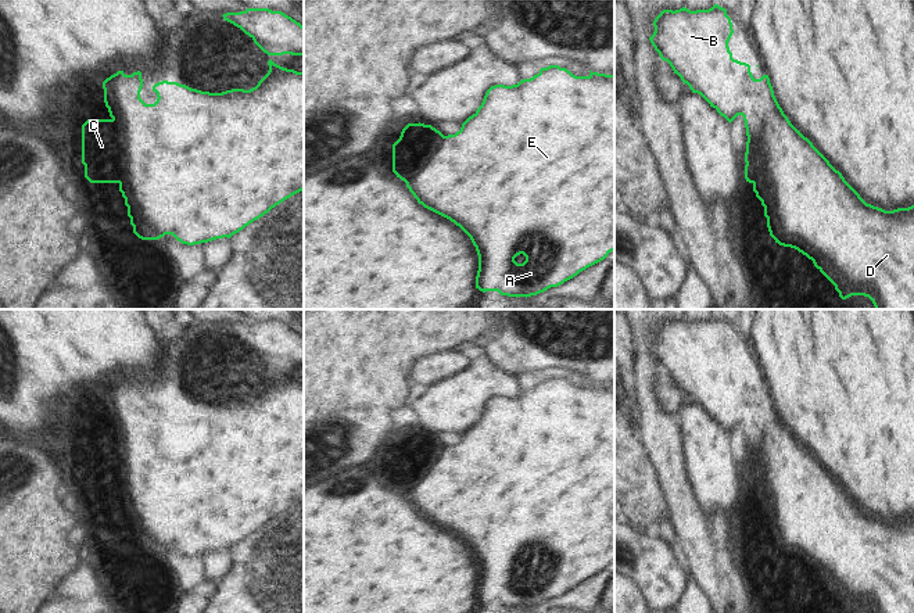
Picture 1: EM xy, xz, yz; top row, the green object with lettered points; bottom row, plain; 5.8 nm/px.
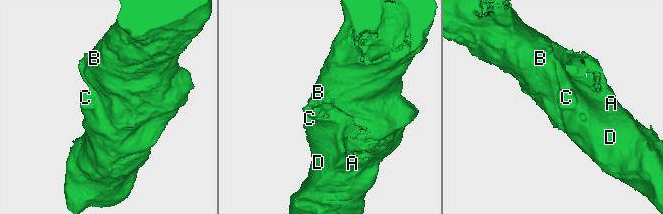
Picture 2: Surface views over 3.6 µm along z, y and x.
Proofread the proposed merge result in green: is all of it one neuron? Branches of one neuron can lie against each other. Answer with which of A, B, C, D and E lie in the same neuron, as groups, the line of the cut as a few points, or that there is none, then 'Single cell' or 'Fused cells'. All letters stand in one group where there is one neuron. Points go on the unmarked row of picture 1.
Groups: A B C D E. No split. Single cell.

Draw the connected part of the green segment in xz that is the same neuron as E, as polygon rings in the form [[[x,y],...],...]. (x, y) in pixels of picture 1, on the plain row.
[[[549,376],[517,395],[491,397],[481,416],[455,445],[444,447],[431,435],[420,433],[408,434],[393,455],[393,483],[406,494],[417,513],[449,530],[470,548],[478,566],[476,599],[483,603],[498,602],[516,609],[537,606],[563,595],[614,562],[614,386],[589,383],[588,387],[576,387],[566,379]]]

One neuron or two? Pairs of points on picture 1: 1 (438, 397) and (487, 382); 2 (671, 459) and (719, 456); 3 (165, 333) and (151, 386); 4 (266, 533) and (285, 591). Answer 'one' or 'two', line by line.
1: one
2: two
3: one
4: one

